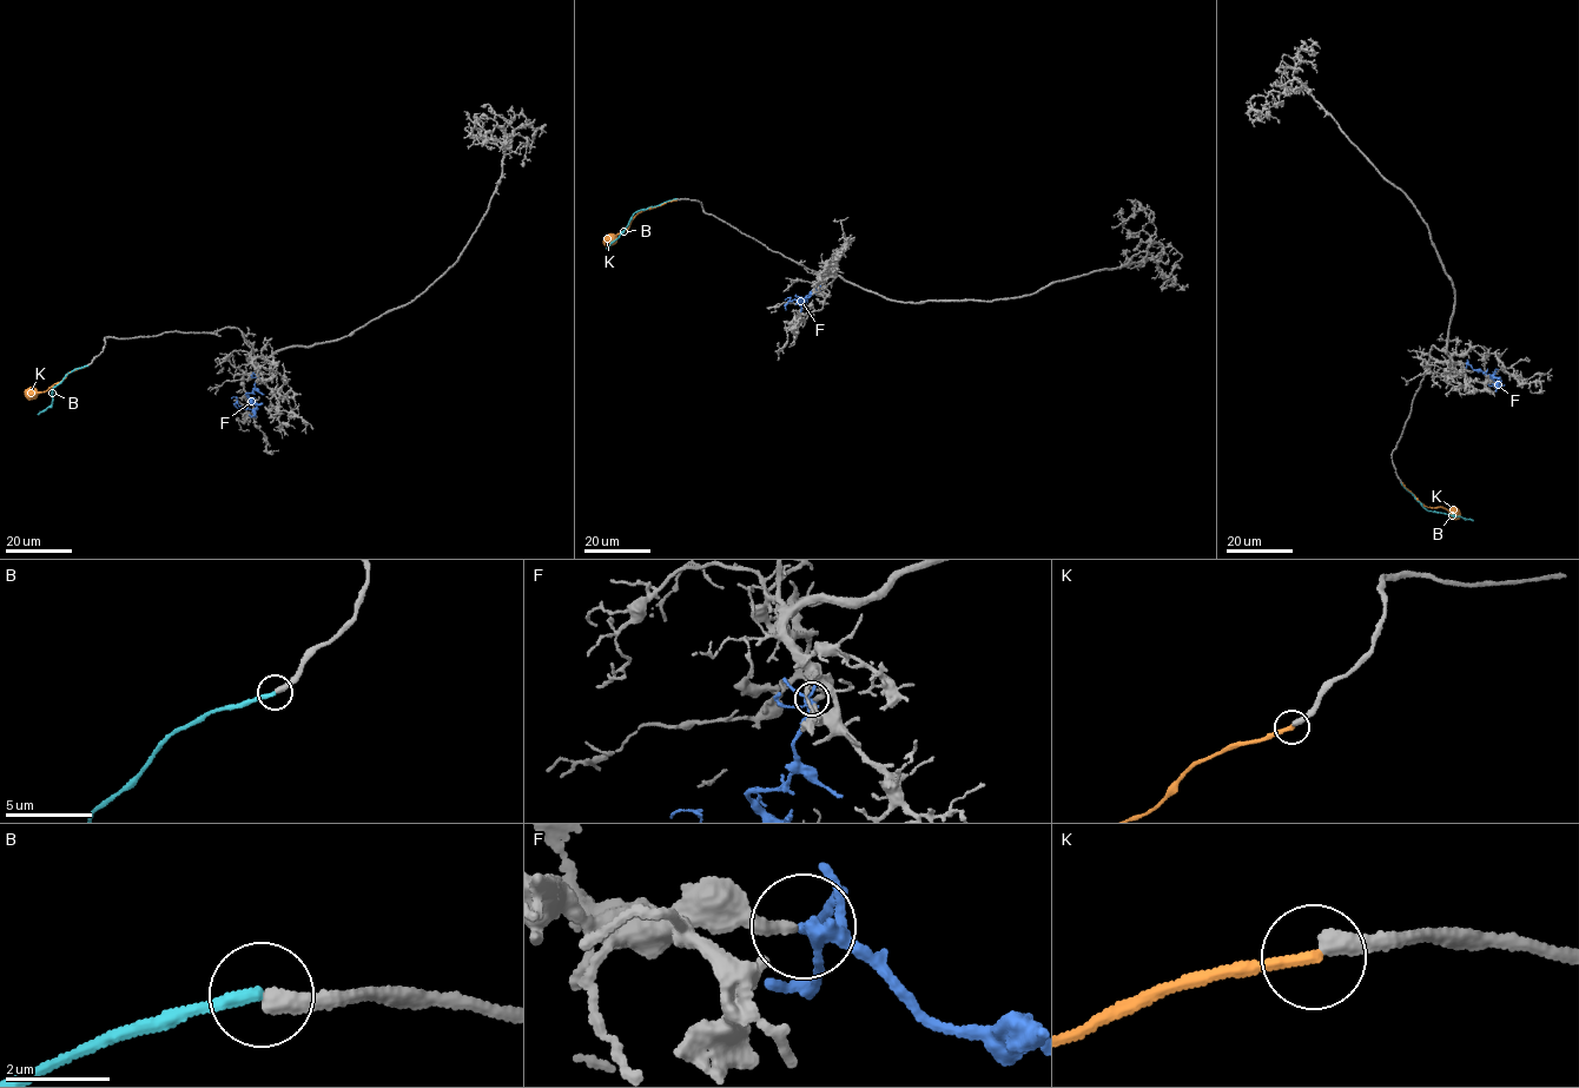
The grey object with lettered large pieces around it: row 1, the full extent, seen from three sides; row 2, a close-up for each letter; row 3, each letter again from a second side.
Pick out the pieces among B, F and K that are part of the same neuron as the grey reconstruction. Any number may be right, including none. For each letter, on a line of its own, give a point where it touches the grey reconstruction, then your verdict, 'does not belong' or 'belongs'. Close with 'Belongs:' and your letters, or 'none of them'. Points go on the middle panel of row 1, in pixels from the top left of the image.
B: contact (676, 198); does not belong
F: contact (819, 285); belongs
K: contact (675, 200); belongs
Belongs: F, K

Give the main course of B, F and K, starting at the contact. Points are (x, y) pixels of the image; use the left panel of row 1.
B: (87, 364), (65, 375), (52, 390), (52, 404), (38, 414)
F: (258, 375), (255, 389), (246, 394), (256, 408), (244, 408), (235, 396), (231, 399)
K: (87, 366), (70, 371), (45, 391), (25, 394)

